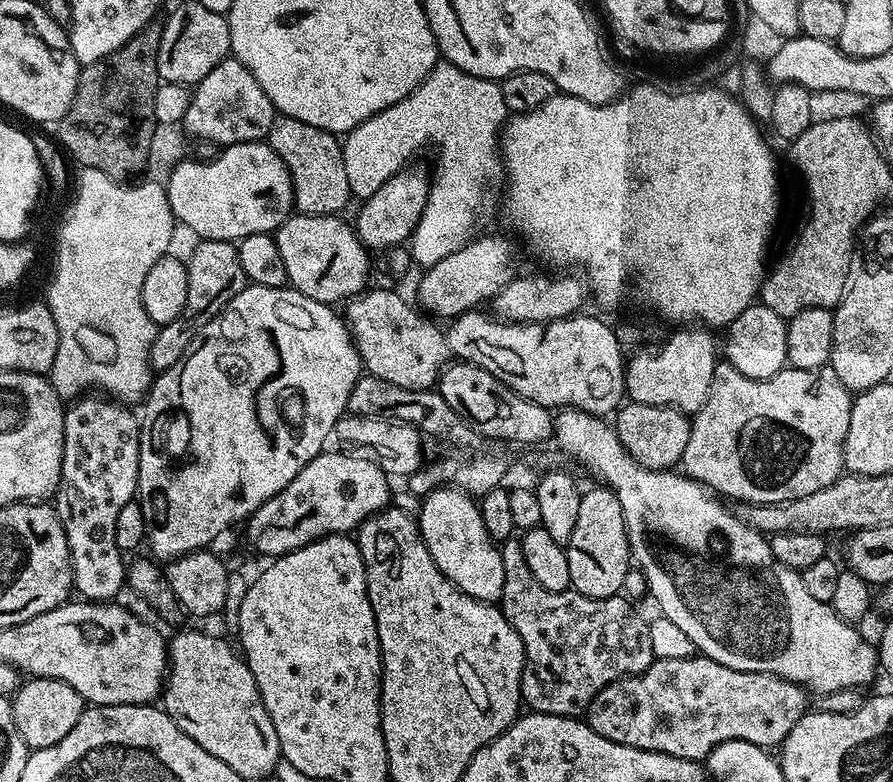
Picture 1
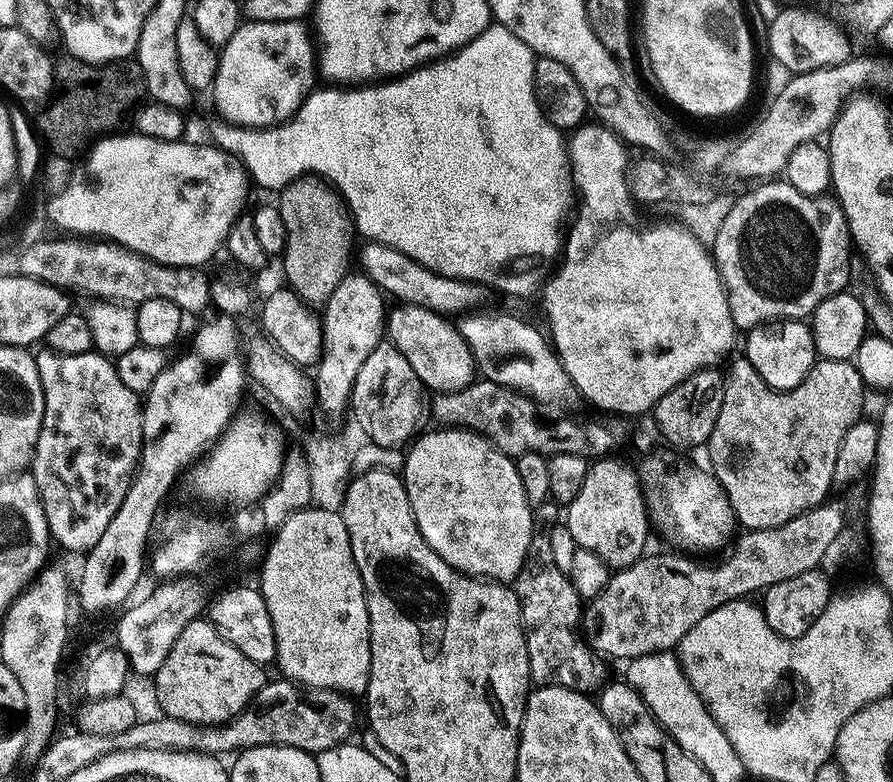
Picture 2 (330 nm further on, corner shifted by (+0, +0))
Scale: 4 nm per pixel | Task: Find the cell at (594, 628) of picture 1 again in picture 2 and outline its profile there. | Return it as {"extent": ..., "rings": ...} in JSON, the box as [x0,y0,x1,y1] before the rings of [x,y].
{"extent":[514,531,606,693],"rings":[[[537,531],[532,537],[528,550],[530,555],[524,561],[522,570],[516,575],[514,587],[516,589],[516,597],[520,600],[520,617],[524,619],[524,627],[527,629],[528,657],[530,658],[532,679],[540,686],[560,684],[563,688],[569,688],[575,692],[595,693],[603,688],[606,683],[606,677],[604,677],[605,661],[588,647],[578,631],[582,624],[582,601],[578,590],[574,590],[572,580],[568,577],[567,571],[559,568],[552,561],[550,535],[547,531]]]}

